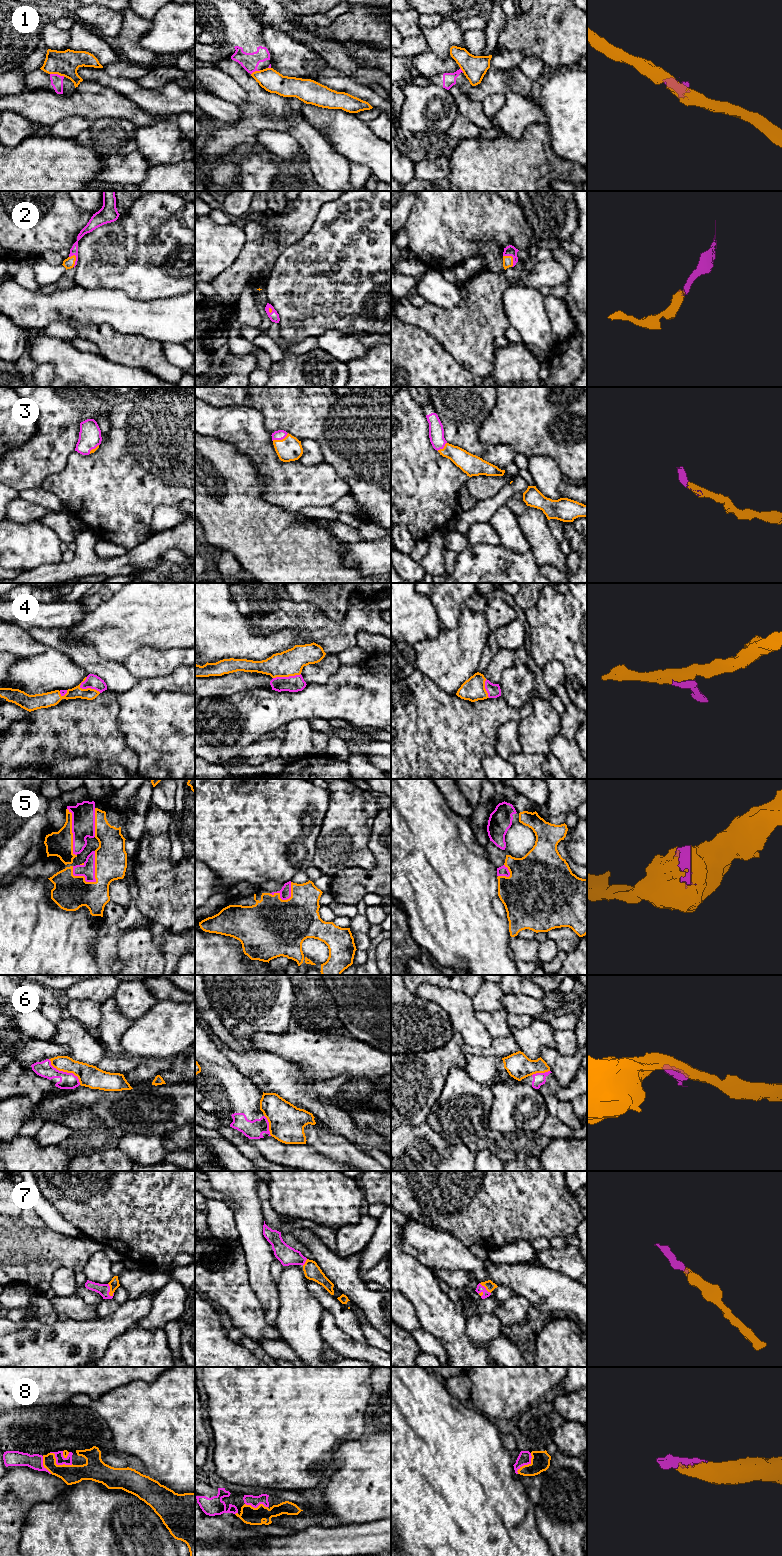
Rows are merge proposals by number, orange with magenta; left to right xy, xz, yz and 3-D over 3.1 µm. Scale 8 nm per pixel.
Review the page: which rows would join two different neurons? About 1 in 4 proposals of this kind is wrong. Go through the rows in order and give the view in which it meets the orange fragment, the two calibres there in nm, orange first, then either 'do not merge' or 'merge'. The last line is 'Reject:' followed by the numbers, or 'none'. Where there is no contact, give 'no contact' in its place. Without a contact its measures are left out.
1: xy | 200/100 nm | do not merge
2: yz | 80/90 nm | merge
3: xz | 190/80 nm | merge
4: xy | 90/120 nm | merge
5: xy | 280/120 nm | merge
6: xy | 180/130 nm | do not merge
7: xy | 80/100 nm | merge
8: xy | 160/80 nm | merge
Reject: 1, 6

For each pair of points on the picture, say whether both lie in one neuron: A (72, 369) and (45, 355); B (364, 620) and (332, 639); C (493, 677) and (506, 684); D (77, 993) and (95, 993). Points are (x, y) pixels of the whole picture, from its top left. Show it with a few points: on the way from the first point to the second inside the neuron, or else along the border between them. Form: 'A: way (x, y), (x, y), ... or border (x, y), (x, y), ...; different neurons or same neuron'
A: way (65, 362), (58, 355), (52, 355); same neuron
B: way (356, 620), (340, 636); same neuron
C: border (514, 661), (503, 671), (501, 680), (498, 683); different neurons
D: way (81, 993), (91, 993); same neuron

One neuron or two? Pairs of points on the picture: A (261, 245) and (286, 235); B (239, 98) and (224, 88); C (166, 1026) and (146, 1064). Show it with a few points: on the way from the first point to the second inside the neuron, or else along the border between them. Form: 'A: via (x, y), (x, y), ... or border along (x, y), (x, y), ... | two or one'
A: via (267, 239), (271, 235), (280, 235) | one
B: via (235, 94), (228, 89) | one
C: border along (171, 1058), (142, 1058), (140, 1060) | two

